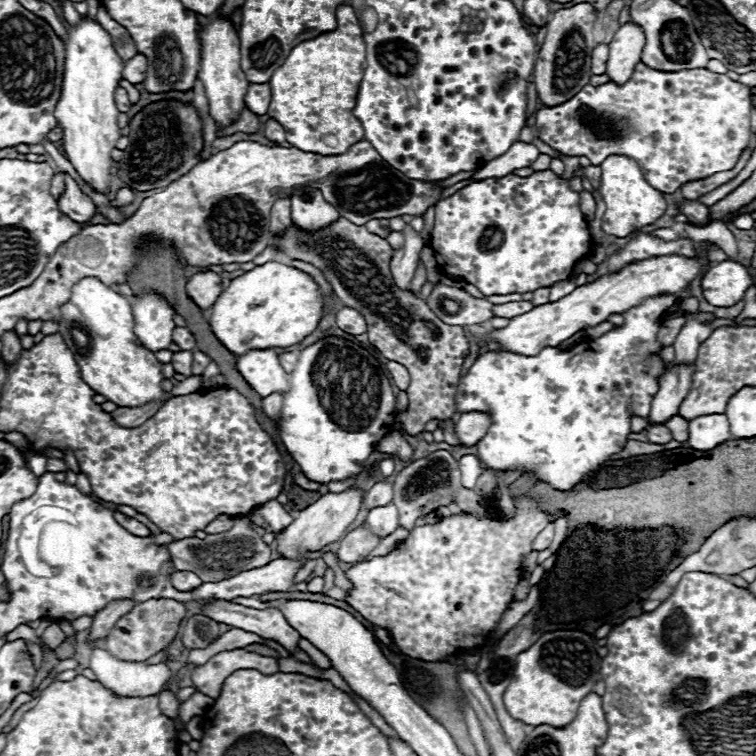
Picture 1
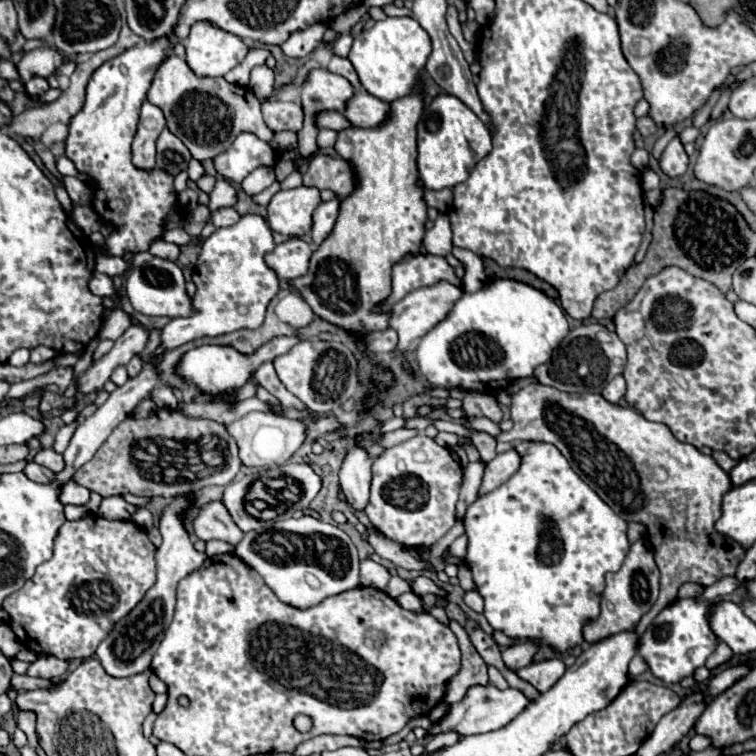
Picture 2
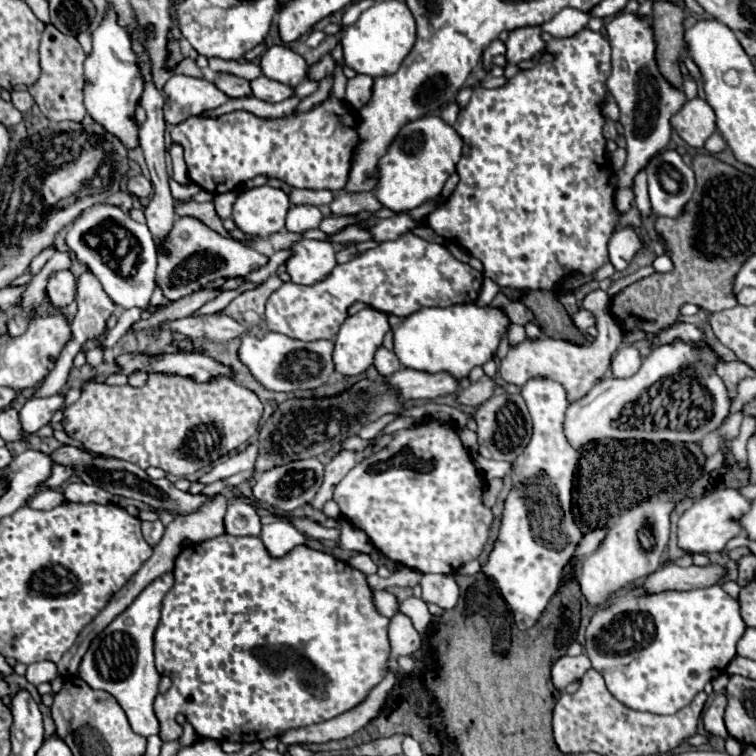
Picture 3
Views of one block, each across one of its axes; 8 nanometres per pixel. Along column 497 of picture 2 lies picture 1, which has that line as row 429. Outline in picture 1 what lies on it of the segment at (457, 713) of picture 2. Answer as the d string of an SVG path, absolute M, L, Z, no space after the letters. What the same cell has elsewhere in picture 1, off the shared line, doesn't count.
M706 414L688 424L688 446L694 450L706 452L726 440L732 440L726 414Z

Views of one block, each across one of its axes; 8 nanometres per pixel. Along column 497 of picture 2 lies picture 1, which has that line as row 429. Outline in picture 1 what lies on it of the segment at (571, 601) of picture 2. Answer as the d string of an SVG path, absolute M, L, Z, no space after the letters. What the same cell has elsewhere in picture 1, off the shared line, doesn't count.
M656 296L656 298L650 298L648 302L624 312L624 318L626 318L626 324L624 326L618 326L616 330L610 330L608 334L596 338L596 340L590 340L590 342L584 342L584 344L578 344L566 352L558 350L558 348L552 348L552 346L546 346L542 348L536 356L524 356L524 354L514 354L514 352L504 352L504 354L484 354L480 356L472 368L468 370L468 374L464 378L460 378L458 382L458 394L456 394L456 408L460 412L468 412L468 410L480 410L480 412L490 412L492 414L492 426L488 428L488 434L478 442L478 458L480 462L486 466L486 468L494 468L494 470L514 470L514 468L524 468L524 470L532 470L542 482L548 482L552 488L556 490L570 490L574 488L576 484L580 484L584 480L584 476L588 476L592 470L596 470L602 462L606 462L610 458L610 454L614 452L620 452L628 440L628 434L630 434L630 418L628 418L628 406L638 414L638 416L648 416L650 414L650 404L652 404L652 398L658 390L658 376L666 370L666 366L662 364L660 360L660 350L662 346L656 342L656 332L660 328L660 318L662 318L662 312L674 302L674 296Z

